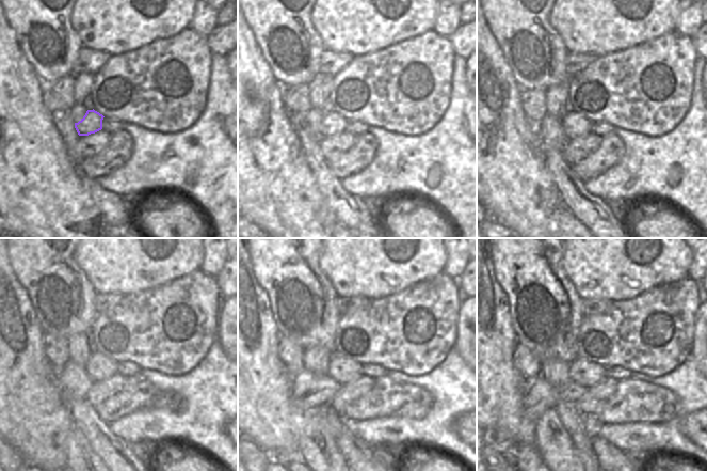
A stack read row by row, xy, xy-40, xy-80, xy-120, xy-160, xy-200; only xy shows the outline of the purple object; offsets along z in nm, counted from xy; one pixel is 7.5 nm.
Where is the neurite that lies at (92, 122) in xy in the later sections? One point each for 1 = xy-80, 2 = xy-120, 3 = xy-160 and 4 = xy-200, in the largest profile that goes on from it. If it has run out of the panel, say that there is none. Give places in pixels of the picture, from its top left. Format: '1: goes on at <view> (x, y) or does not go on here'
1: goes on at xy-80 (574, 124)
2: goes on at xy-120 (99, 366)
3: goes on at xy-160 (342, 370)
4: goes on at xy-200 (585, 373)

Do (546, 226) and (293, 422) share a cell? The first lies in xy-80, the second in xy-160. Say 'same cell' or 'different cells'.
same cell

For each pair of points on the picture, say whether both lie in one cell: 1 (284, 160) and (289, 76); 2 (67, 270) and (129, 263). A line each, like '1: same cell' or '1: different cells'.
1: different cells
2: different cells

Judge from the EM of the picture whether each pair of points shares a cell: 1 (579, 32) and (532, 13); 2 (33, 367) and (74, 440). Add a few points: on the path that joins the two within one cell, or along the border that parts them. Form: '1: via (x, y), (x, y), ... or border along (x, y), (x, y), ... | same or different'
1: border along (549, 11), (549, 25), (563, 42) | different
2: border along (73, 426), (66, 438), (65, 456) | different

